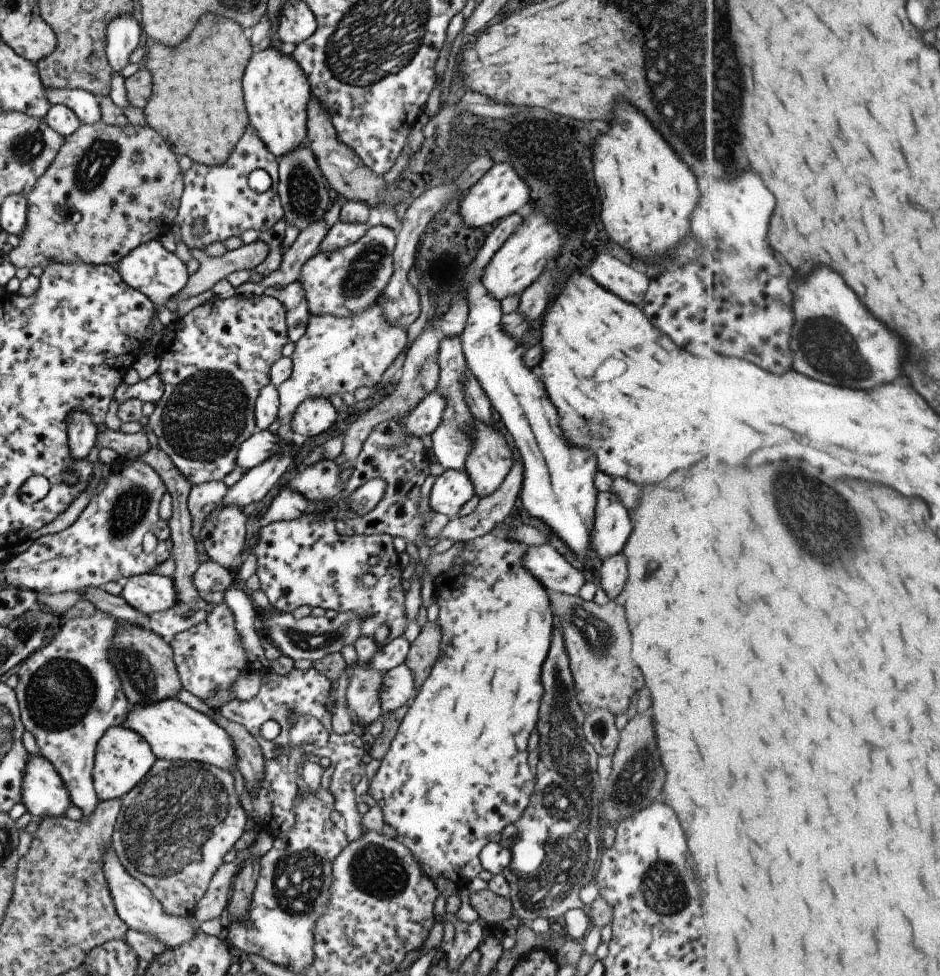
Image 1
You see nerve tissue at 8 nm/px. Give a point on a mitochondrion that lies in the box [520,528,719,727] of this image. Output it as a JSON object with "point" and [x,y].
{"point":[598,637]}

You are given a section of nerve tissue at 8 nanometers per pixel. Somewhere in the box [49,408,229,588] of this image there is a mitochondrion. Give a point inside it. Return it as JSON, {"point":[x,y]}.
{"point":[129,509]}

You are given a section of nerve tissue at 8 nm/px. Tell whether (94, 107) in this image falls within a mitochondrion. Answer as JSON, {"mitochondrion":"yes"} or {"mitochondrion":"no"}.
{"mitochondrion":"no"}

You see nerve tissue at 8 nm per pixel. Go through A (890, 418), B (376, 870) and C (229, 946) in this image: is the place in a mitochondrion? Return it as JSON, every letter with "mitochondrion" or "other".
{"A":"other","B":"mitochondrion","C":"other"}

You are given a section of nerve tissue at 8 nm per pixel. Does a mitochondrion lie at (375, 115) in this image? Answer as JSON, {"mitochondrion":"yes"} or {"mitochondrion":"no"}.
{"mitochondrion":"no"}

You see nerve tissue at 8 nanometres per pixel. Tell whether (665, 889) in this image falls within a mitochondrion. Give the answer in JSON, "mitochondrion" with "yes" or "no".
{"mitochondrion":"yes"}

